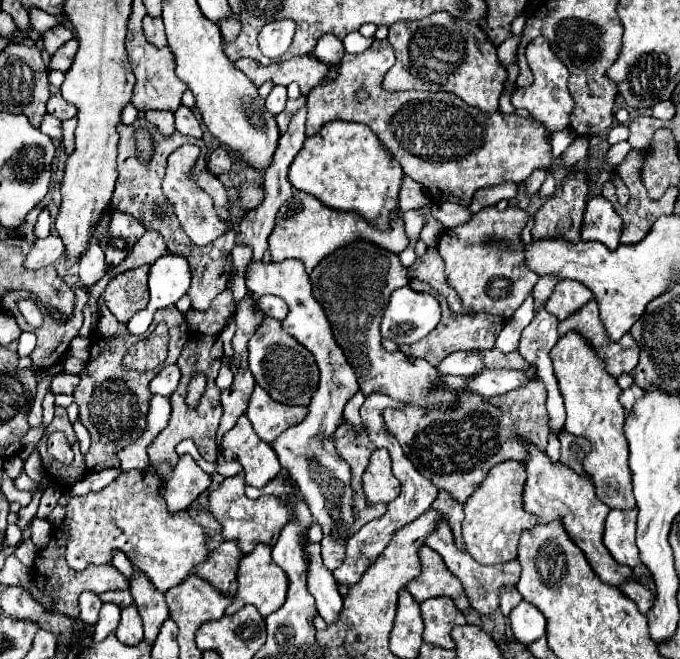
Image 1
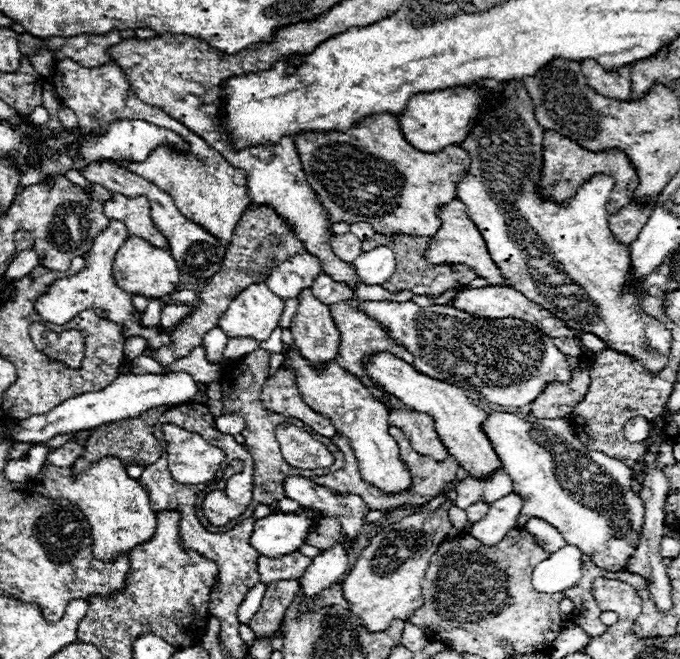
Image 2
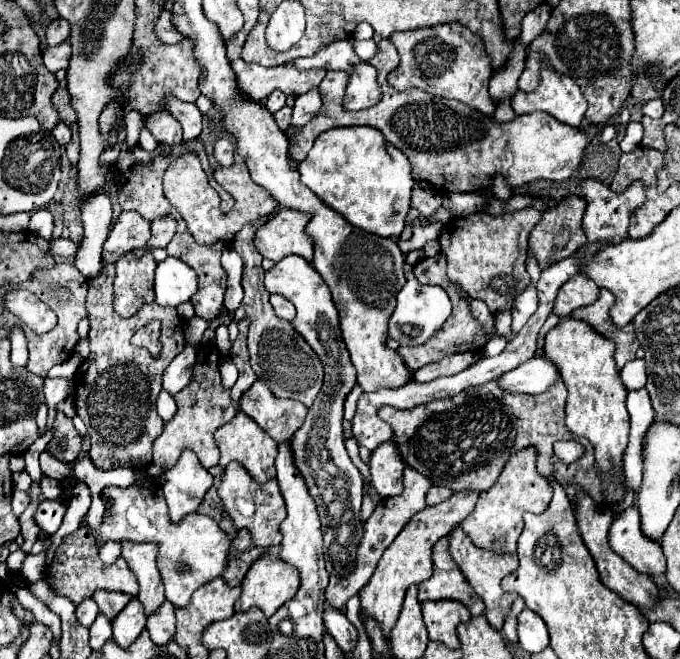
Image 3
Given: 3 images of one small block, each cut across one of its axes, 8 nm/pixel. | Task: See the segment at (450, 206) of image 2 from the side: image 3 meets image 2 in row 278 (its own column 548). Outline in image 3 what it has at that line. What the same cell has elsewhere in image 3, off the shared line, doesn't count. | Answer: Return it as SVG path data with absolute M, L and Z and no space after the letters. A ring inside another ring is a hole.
M524 448L510 456L504 464L496 484L478 496L474 510L464 518L460 524L464 534L478 546L498 554L512 554L516 552L516 542L522 532L522 514L542 514L552 498L552 488L548 486L546 478L536 472L536 450Z

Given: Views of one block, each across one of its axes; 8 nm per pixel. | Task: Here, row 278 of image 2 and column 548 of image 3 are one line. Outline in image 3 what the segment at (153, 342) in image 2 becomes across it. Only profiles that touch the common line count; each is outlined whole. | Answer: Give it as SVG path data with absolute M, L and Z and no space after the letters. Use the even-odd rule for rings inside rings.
M542 62L538 88L534 92L516 92L512 108L516 114L540 110L554 116L558 122L576 128L584 118L586 100L570 76L558 74L548 62Z

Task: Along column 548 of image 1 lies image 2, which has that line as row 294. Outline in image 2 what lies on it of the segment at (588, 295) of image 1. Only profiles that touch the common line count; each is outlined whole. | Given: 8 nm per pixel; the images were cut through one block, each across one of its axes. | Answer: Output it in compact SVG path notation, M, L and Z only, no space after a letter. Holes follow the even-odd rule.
M304 288L298 296L298 312L292 318L292 338L306 360L320 366L336 358L340 334L334 326L330 310L318 298L312 296L310 288Z

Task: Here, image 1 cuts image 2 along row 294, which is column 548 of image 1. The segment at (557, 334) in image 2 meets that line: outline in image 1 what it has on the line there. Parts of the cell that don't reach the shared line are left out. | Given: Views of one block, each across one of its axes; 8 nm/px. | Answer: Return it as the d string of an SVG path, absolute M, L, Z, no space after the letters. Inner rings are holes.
M528 444L528 460L524 460L526 466L526 482L524 482L524 510L538 516L538 524L548 524L552 520L564 522L564 530L574 540L574 544L584 552L588 564L596 572L596 576L612 586L618 586L622 582L632 580L632 570L628 566L618 564L606 546L602 544L602 532L604 532L604 520L610 508L600 502L594 494L594 484L588 476L576 474L572 468L564 464L554 464L546 452L536 448L534 444Z

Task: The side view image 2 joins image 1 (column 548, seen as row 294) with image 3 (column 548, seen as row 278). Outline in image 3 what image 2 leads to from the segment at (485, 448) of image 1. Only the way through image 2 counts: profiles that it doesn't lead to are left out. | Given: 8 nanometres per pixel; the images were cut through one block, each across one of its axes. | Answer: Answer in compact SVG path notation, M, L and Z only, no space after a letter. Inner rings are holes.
M494 380L472 390L476 392L466 390L454 398L434 400L412 410L396 410L392 406L380 408L378 416L392 426L400 452L414 470L426 476L434 486L446 486L452 492L484 492L496 482L512 452L516 454L518 450L534 446L538 452L536 464L542 476L556 472L556 478L564 486L570 500L576 496L578 484L594 498L598 506L602 506L602 476L594 470L592 444L588 440L580 440L586 446L586 454L578 462L568 466L556 464L554 460L554 444L574 438L564 424L564 404L568 392L562 380L538 396L508 394L500 390Z

